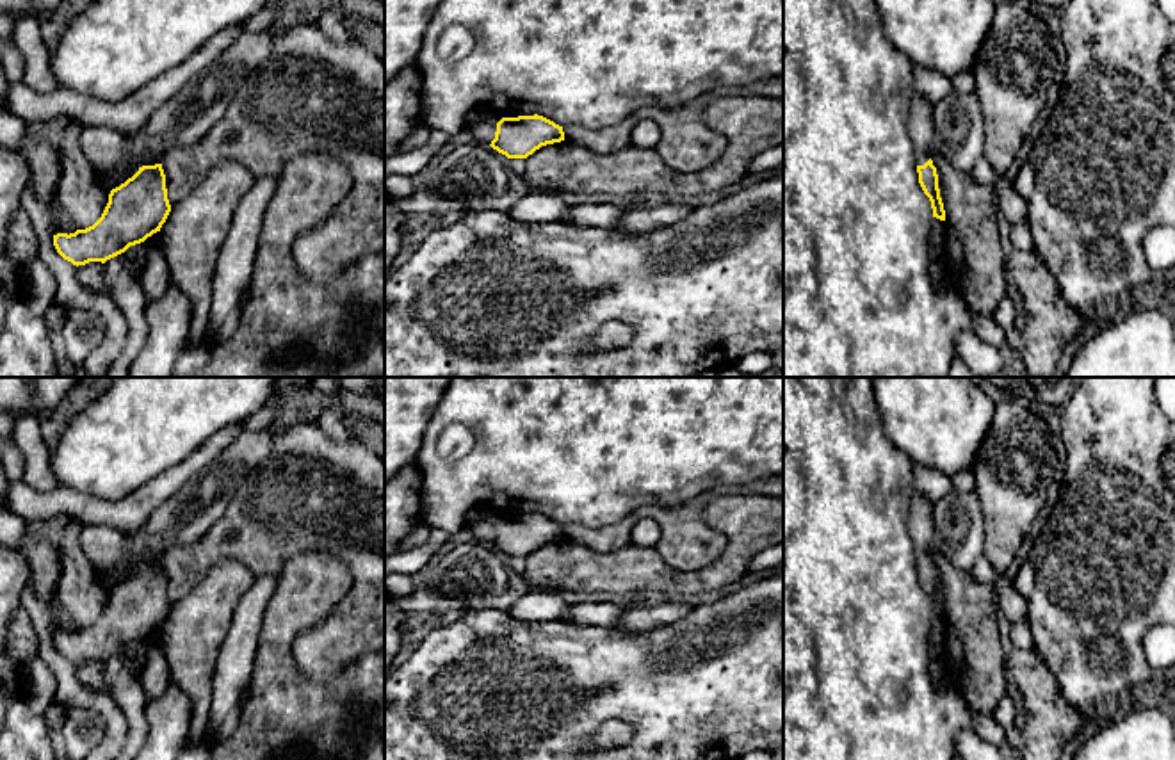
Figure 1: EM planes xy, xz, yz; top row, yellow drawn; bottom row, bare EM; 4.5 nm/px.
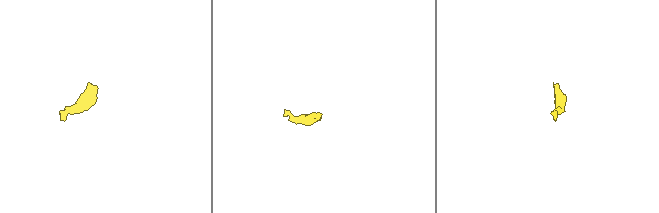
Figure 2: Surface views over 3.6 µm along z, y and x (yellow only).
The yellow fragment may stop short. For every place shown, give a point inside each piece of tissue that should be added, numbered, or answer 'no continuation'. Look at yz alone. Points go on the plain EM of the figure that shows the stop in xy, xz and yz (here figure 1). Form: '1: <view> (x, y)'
1: yz (921, 511)

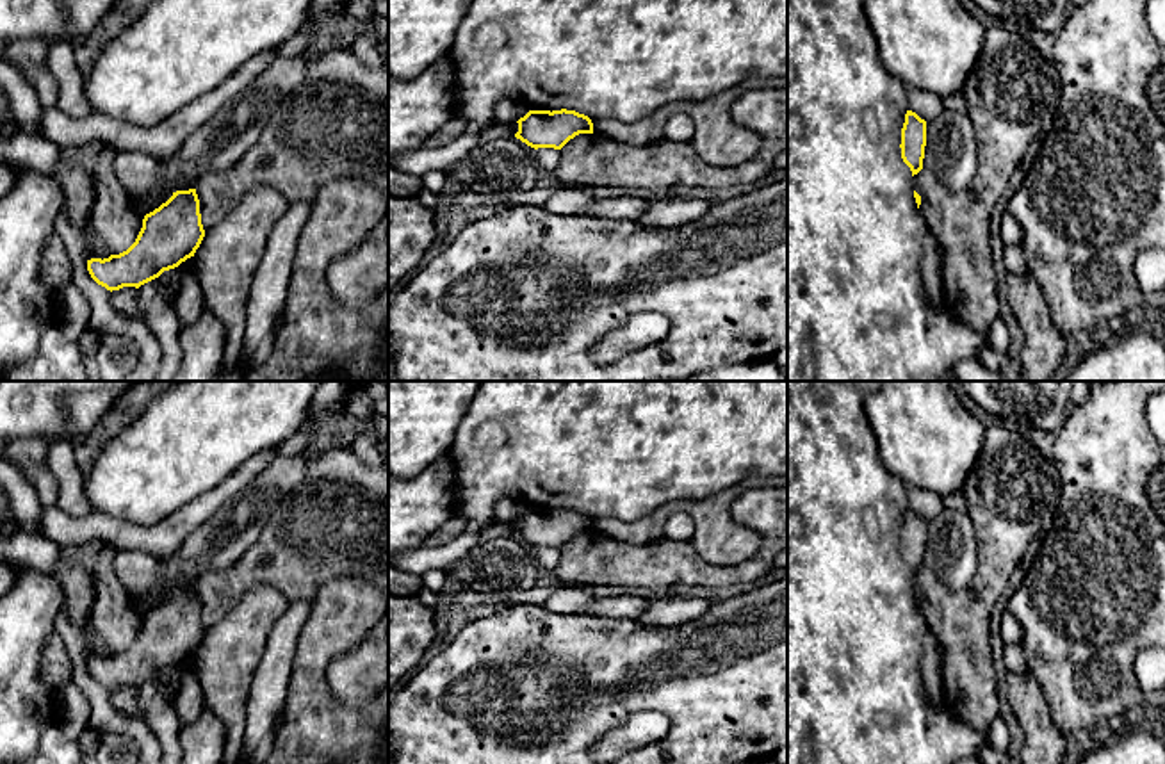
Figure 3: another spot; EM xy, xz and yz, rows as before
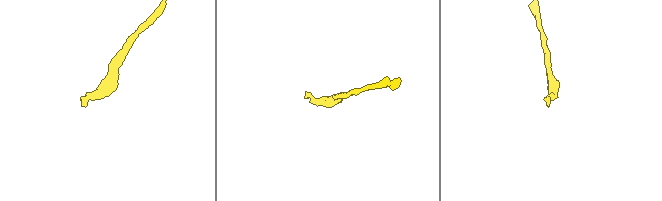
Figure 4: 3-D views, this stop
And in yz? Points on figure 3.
no continuation

